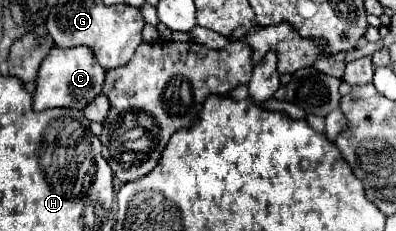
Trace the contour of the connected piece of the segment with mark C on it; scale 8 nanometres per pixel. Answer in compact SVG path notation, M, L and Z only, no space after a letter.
M54 47L50 55L42 61L38 77L36 77L36 93L34 93L34 111L44 111L52 107L72 107L84 109L94 97L102 93L102 85L106 79L106 71L98 61L94 61L94 53L86 47L62 49Z

